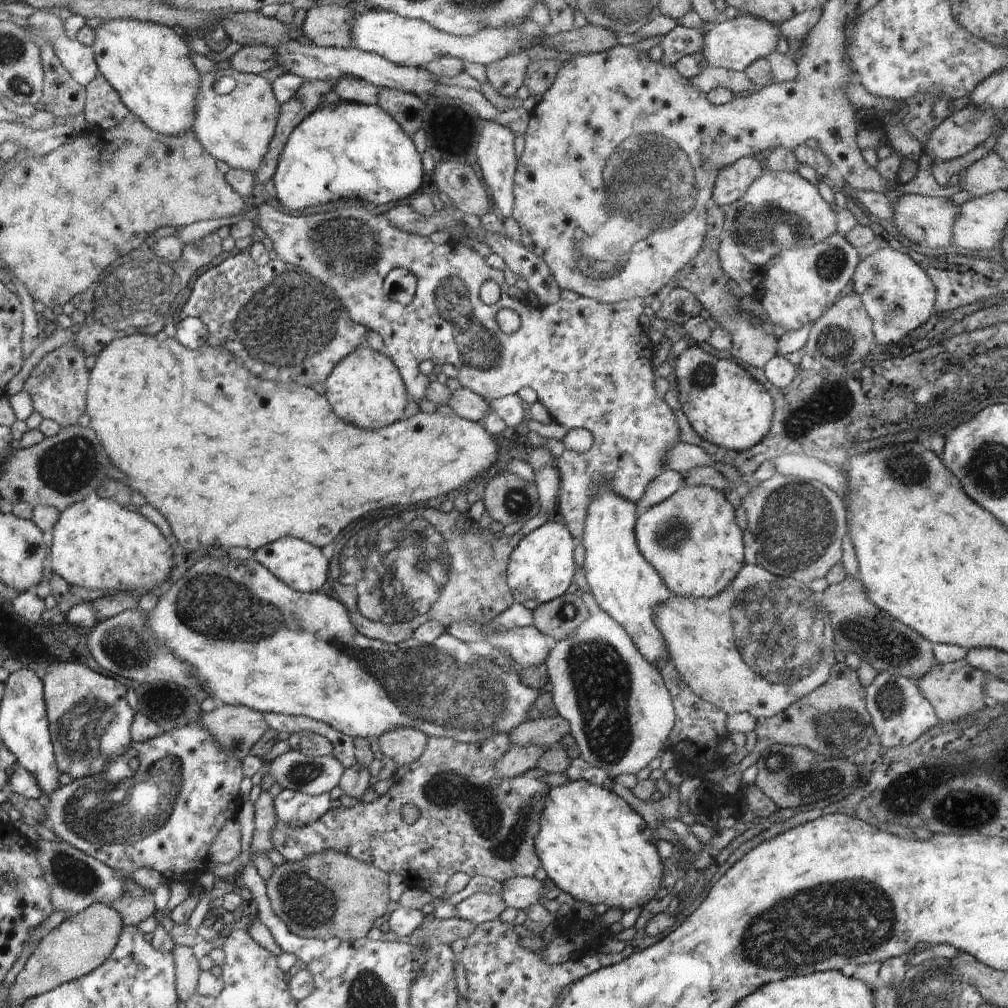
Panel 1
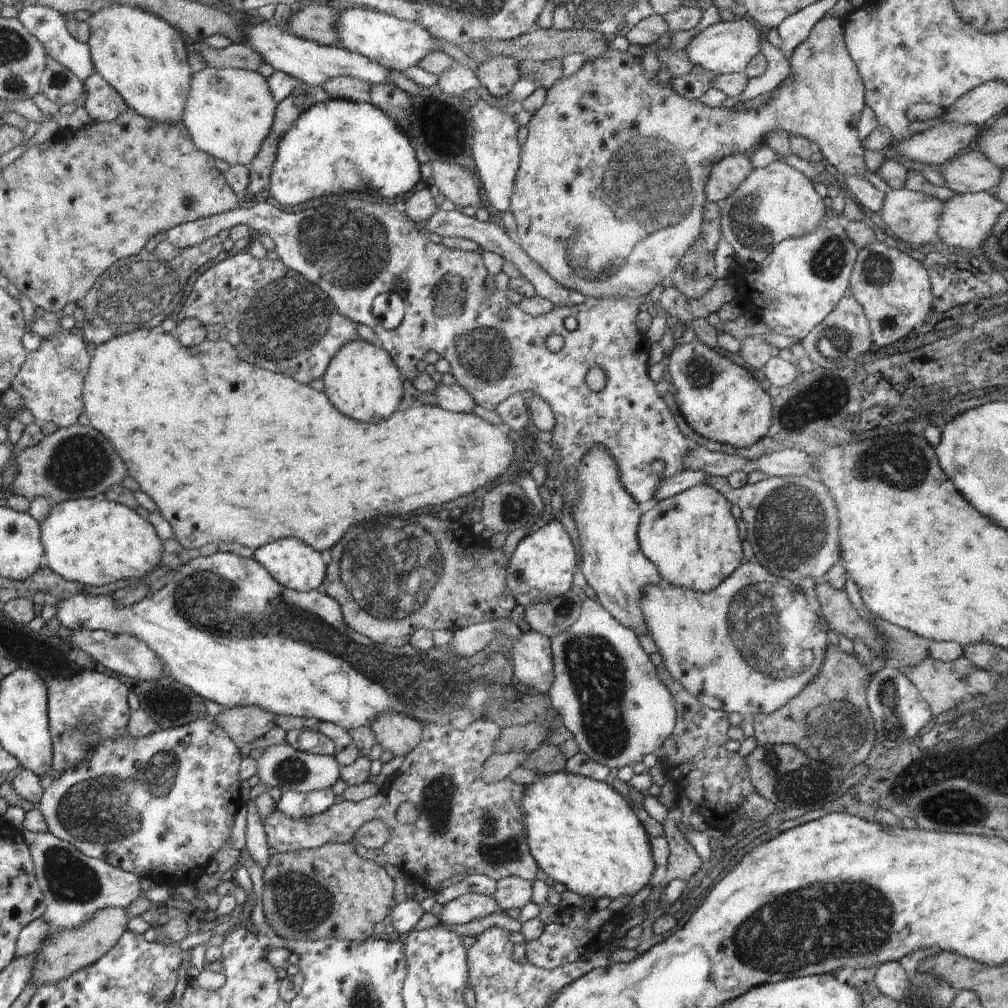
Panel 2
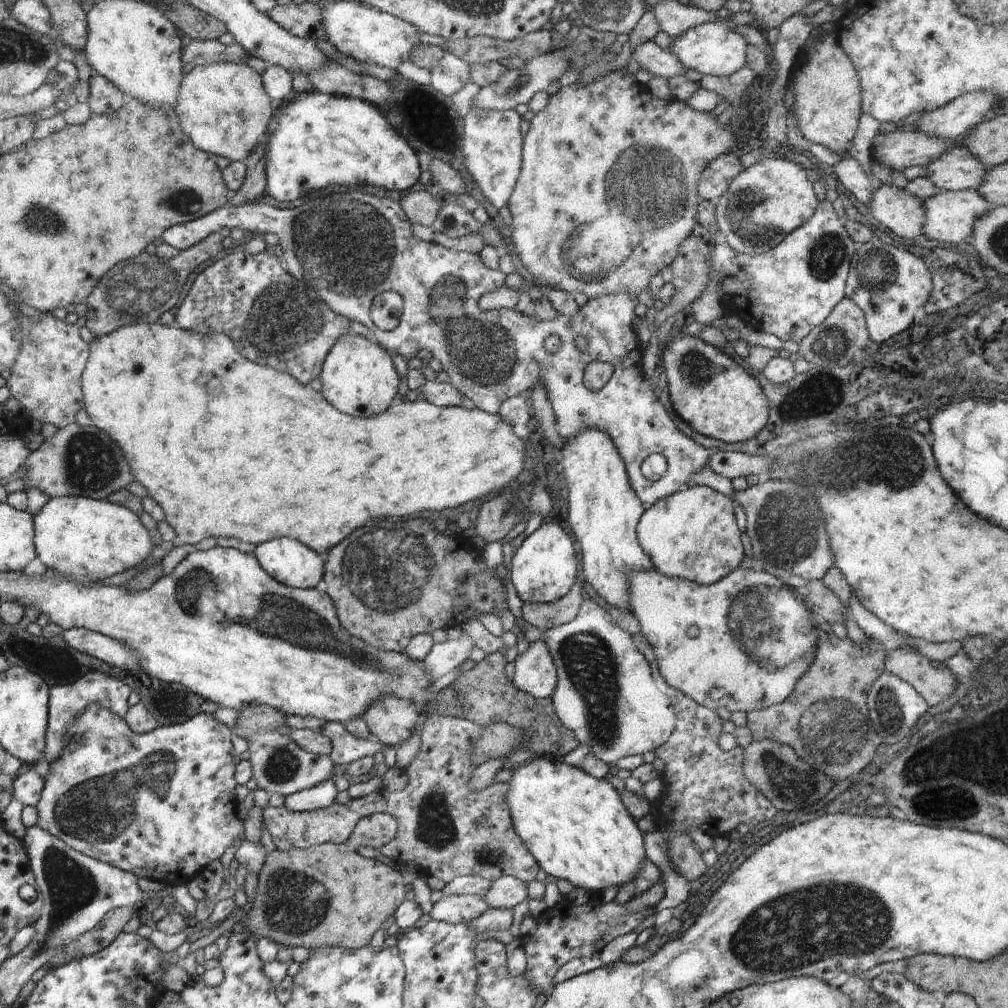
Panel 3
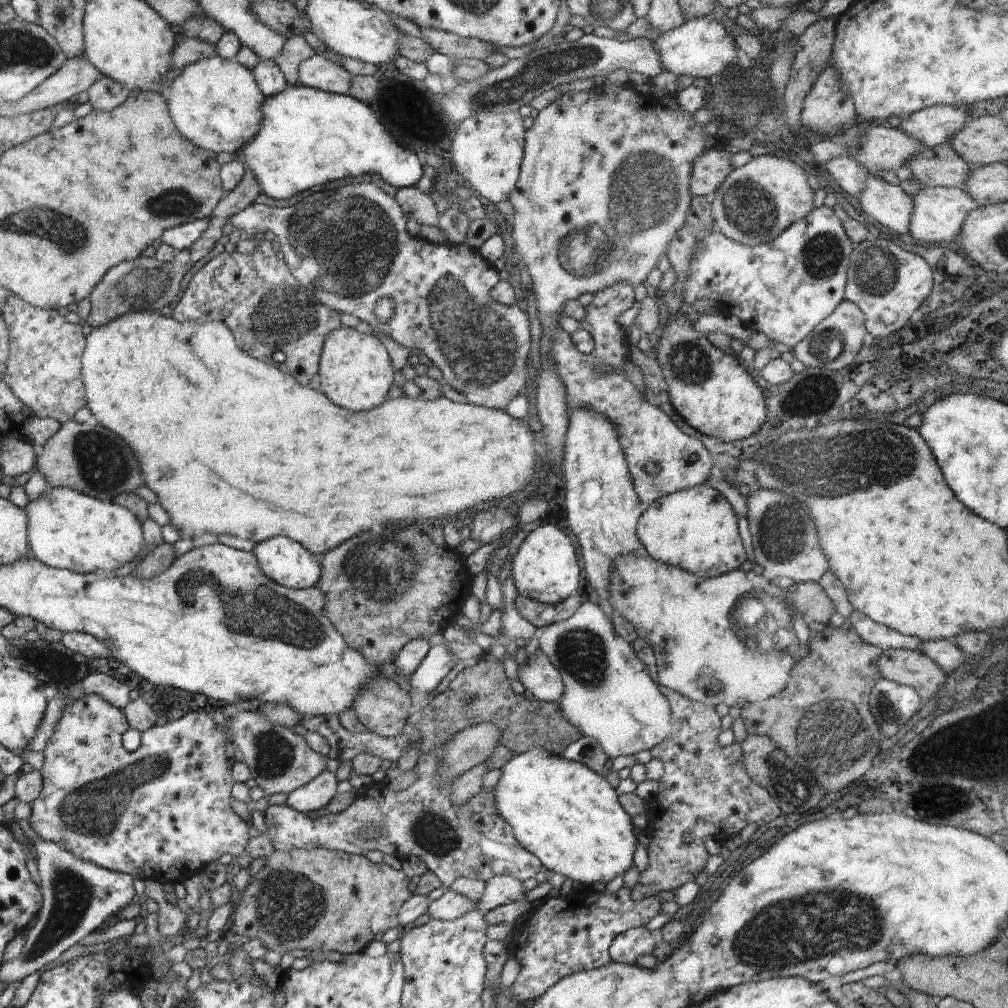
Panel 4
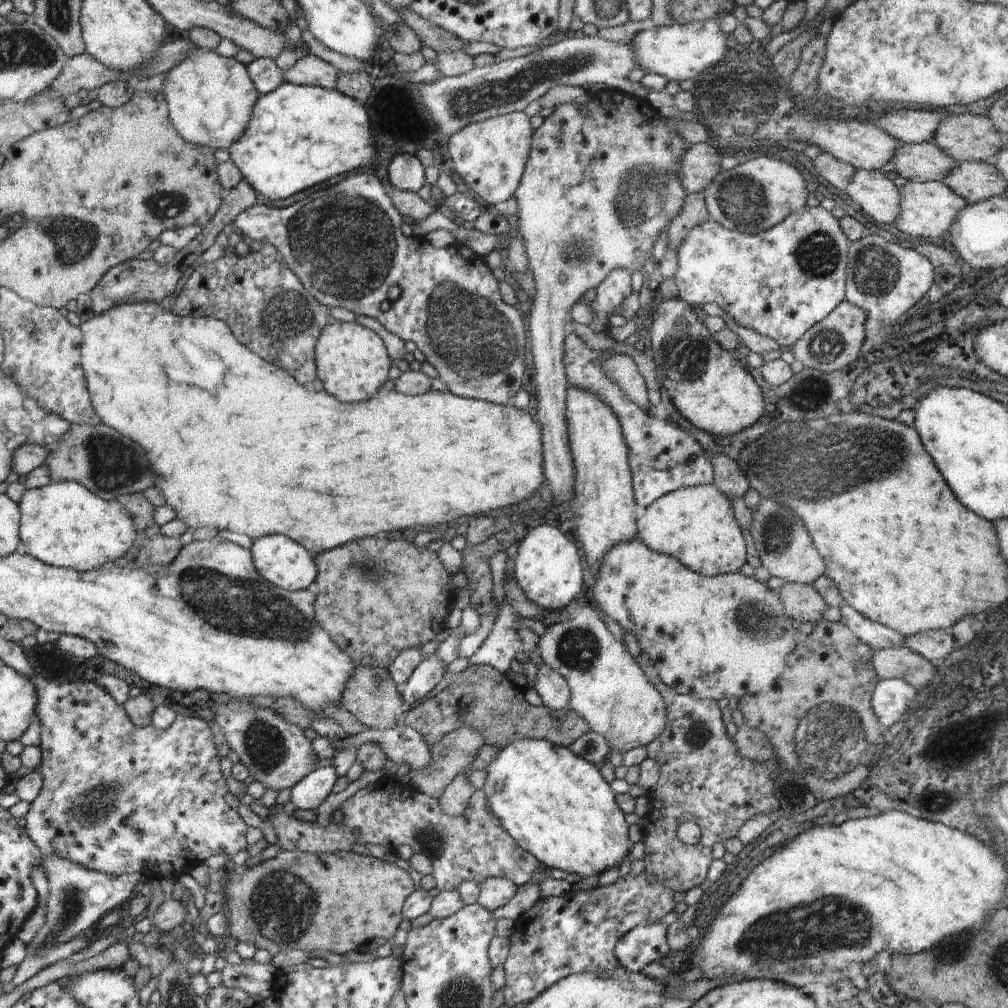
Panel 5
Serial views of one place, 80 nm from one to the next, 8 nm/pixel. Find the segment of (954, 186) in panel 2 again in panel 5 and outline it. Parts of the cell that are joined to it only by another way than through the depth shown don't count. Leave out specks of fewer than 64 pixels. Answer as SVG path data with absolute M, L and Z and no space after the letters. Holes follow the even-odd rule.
M932 142L902 143L893 160L897 166L896 172L909 183L942 183L958 164Z

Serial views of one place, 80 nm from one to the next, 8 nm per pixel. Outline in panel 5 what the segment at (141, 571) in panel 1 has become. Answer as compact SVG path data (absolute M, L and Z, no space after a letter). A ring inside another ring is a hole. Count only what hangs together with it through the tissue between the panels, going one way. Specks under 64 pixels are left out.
M51 481L50 484L26 489L18 503L21 512L20 536L28 555L44 564L75 571L91 571L124 556L135 544L137 530L130 516L117 502L105 501L74 481Z

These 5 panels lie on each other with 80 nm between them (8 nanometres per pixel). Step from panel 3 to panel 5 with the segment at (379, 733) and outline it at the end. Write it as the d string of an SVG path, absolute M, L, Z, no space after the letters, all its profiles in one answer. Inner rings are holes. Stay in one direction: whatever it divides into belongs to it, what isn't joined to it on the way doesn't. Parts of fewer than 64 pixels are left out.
M355 663L354 674L342 693L341 706L351 712L363 725L370 729L386 730L396 727L396 718L404 716L408 708L401 691L397 689L389 670Z

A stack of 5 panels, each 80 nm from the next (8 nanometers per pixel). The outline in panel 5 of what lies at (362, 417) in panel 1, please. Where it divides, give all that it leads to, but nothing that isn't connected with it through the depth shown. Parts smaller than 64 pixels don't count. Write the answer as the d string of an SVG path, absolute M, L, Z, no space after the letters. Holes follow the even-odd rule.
M336 320L328 323L317 338L315 363L323 390L343 403L361 403L378 396L393 365L381 336L358 322Z

